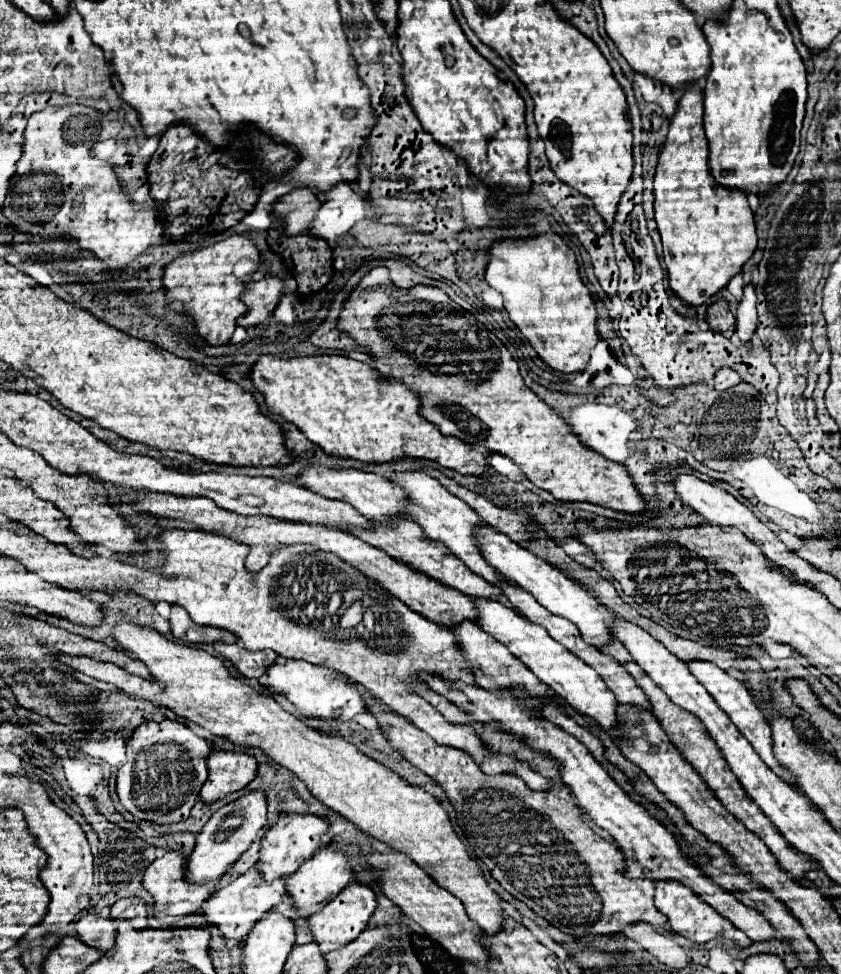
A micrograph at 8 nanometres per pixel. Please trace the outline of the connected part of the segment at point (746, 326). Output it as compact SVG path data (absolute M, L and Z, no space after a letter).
M748 285L748 287L744 287L744 299L736 311L736 333L742 343L752 341L752 335L756 331L756 323L758 323L756 293L754 293L754 285Z

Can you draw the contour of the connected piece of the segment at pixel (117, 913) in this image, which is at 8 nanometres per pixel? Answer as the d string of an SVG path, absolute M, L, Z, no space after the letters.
M120 899L110 907L110 919L134 919L144 917L148 913L148 905L140 899Z

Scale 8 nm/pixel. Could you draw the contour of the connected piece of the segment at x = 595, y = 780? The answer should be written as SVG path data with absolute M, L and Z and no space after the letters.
M422 675L424 683L430 685L432 691L440 693L446 697L450 703L458 705L462 711L470 713L474 721L488 725L498 731L506 731L514 735L516 739L528 743L530 749L548 755L550 759L556 759L562 767L562 781L572 789L578 807L586 811L586 815L604 831L610 833L610 837L616 841L616 845L622 849L626 855L626 877L640 877L640 879L652 879L652 881L680 881L688 885L704 903L714 907L722 917L726 917L734 927L744 931L754 943L762 941L772 941L780 939L778 931L770 927L770 923L752 907L742 907L738 899L732 895L726 895L726 891L718 891L710 879L702 879L702 871L694 867L694 863L686 863L682 855L678 855L678 847L674 847L674 835L670 835L656 819L650 819L648 811L642 811L638 803L634 803L622 787L604 771L604 767L592 757L592 753L578 743L572 735L564 733L558 725L546 721L546 719L530 719L528 711L522 711L518 707L518 701L512 699L510 691L500 691L492 693L476 685L466 685L466 683L450 683L444 679L438 679L434 675Z

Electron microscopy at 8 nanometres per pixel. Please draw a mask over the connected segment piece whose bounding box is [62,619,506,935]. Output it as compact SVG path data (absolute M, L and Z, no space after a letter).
M122 619L114 627L114 637L124 647L126 655L140 659L150 669L150 675L156 681L146 681L112 663L92 661L90 657L62 657L62 663L92 679L112 683L128 695L144 697L152 703L168 707L176 715L186 717L212 735L224 737L234 745L258 747L278 765L298 775L318 801L358 825L374 839L406 853L440 887L464 903L468 917L478 923L484 933L492 935L498 927L502 927L502 919L506 915L502 901L486 883L478 863L468 857L466 847L450 825L448 813L430 793L408 785L394 771L360 753L348 739L310 729L302 719L286 713L272 697L266 697L254 687L232 677L222 659L212 657L202 649L172 643L158 631L144 629L128 619Z

